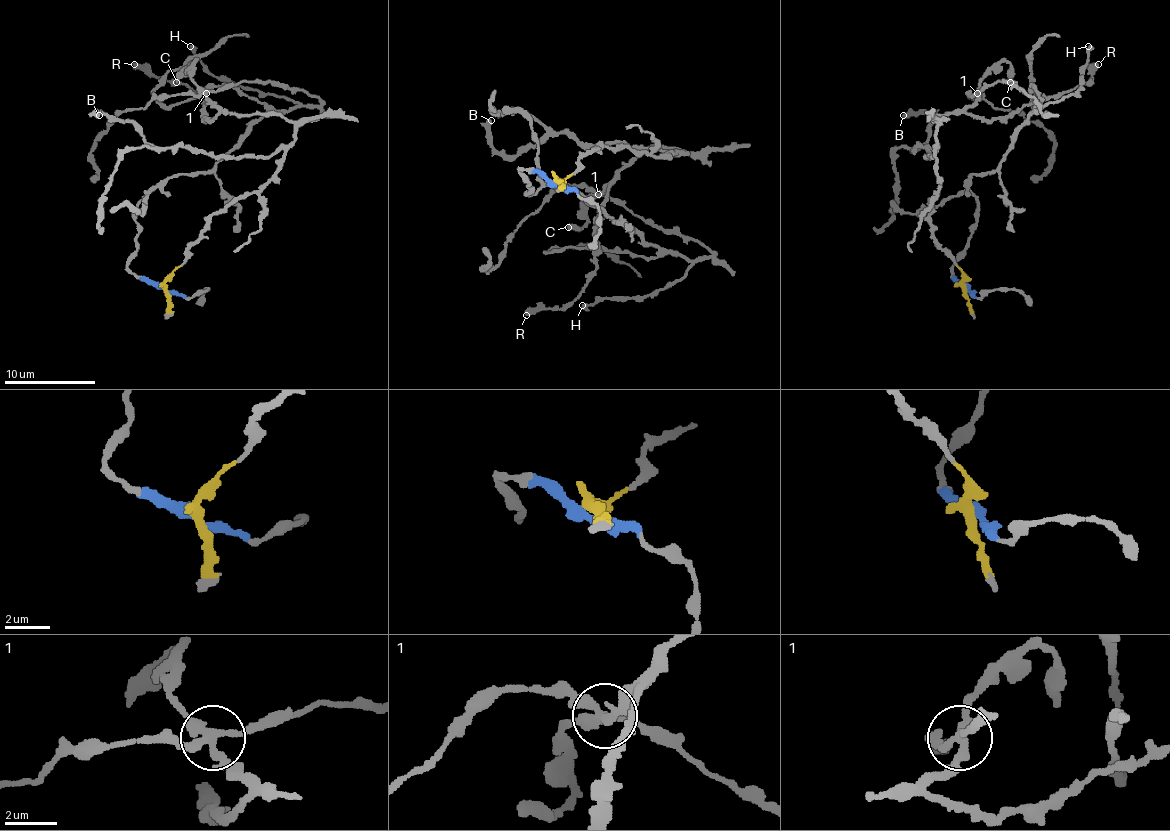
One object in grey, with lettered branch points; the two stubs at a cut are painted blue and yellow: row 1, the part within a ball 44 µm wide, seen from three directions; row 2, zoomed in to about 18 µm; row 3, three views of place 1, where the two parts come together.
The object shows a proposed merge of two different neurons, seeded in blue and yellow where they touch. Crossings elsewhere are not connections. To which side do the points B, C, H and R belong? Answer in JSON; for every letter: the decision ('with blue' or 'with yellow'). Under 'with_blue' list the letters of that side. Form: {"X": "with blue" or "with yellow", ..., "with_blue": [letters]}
{"B": "with yellow", "C": "with yellow", "H": "with blue", "R": "with yellow", "with_blue": ["H"]}

